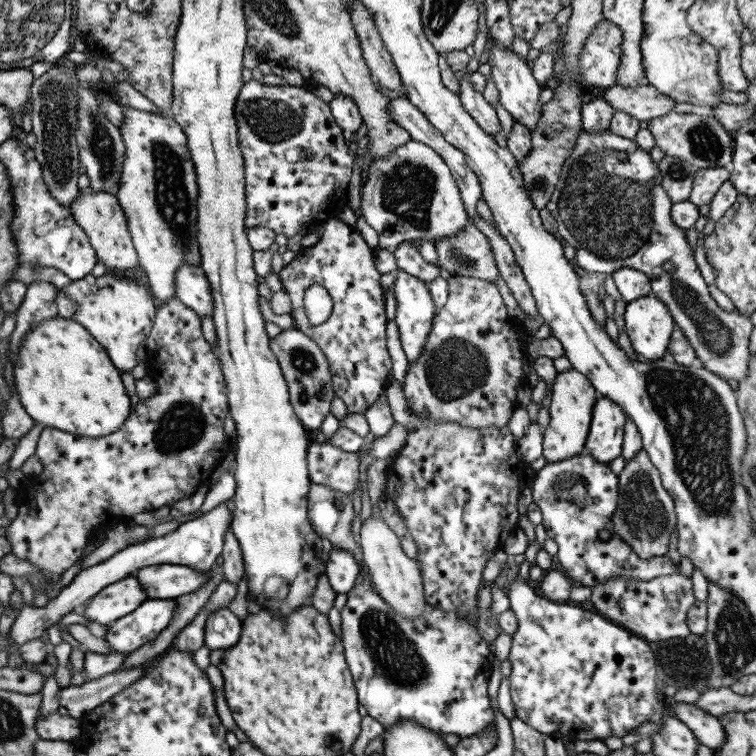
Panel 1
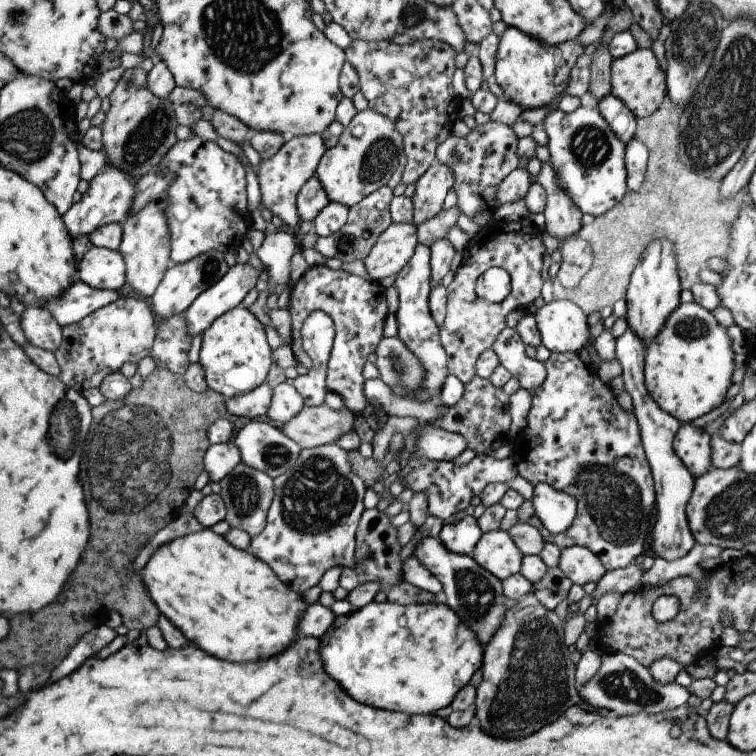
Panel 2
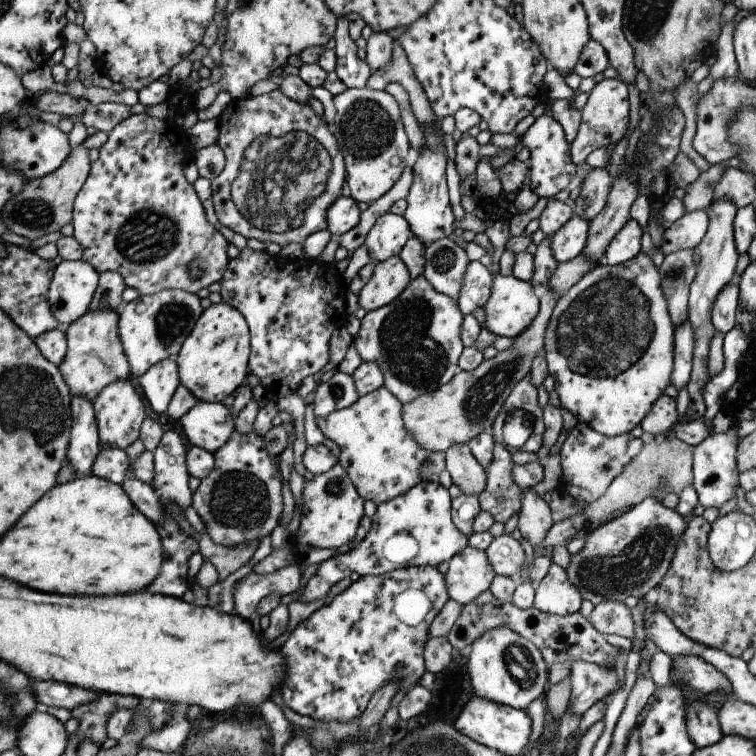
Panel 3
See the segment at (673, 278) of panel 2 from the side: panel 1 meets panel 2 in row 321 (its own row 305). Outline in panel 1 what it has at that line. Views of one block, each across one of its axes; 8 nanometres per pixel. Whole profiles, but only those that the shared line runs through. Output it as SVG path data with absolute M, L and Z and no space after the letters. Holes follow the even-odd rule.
M653 294L642 296L630 303L626 303L624 309L624 327L624 331L636 354L648 360L667 358L669 339L675 326L669 309Z

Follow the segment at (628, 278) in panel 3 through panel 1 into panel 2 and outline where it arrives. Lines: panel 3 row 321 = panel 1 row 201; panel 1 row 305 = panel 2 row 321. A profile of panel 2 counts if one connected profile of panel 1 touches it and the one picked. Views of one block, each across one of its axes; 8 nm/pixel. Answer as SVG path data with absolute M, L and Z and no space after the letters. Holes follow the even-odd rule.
M694 302L679 303L679 306L669 314L653 342L649 342L647 348L644 348L643 384L647 394L663 412L680 423L689 423L723 402L726 391L732 384L734 355L726 331L727 328L715 320L711 311L701 308Z

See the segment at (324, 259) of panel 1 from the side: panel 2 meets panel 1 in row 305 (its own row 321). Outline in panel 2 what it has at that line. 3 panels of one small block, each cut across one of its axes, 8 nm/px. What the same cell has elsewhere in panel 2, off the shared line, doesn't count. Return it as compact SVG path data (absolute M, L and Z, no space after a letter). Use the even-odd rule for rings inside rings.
M325 265L308 267L303 276L290 287L289 303L286 310L290 316L290 349L299 365L309 368L312 362L300 344L300 328L308 314L323 311L331 318L334 328L332 350L328 353L325 386L328 392L341 397L344 407L359 415L369 402L363 396L363 376L361 368L367 356L374 352L377 343L383 338L382 330L387 305L384 289L377 281L367 281L362 277L349 274L342 269L331 270Z

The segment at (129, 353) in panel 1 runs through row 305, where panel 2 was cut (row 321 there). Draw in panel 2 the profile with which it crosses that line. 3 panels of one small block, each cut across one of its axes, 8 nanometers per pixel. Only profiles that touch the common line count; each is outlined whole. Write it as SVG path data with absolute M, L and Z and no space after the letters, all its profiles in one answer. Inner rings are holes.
M120 296L115 302L64 326L61 332L61 344L54 352L59 366L57 378L79 393L85 388L98 388L107 374L119 371L125 362L137 365L147 356L156 333L156 319L148 301Z

